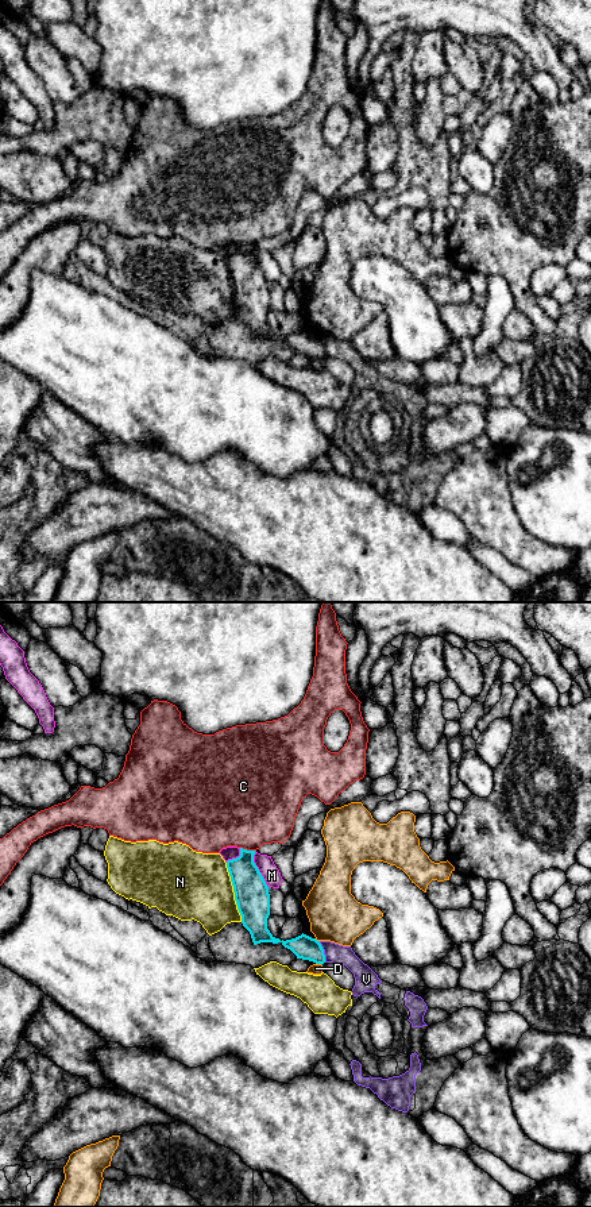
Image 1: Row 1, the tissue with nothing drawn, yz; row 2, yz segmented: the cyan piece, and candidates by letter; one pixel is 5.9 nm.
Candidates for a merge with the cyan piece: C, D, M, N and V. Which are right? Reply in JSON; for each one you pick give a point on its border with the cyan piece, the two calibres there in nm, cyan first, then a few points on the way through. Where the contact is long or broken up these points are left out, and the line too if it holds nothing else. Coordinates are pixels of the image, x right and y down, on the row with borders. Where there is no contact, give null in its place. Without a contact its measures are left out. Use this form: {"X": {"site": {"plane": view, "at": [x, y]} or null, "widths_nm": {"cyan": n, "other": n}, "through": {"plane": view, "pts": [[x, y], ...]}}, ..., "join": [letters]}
{"join": []}

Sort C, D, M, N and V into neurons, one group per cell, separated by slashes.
C / D / M / N / V

